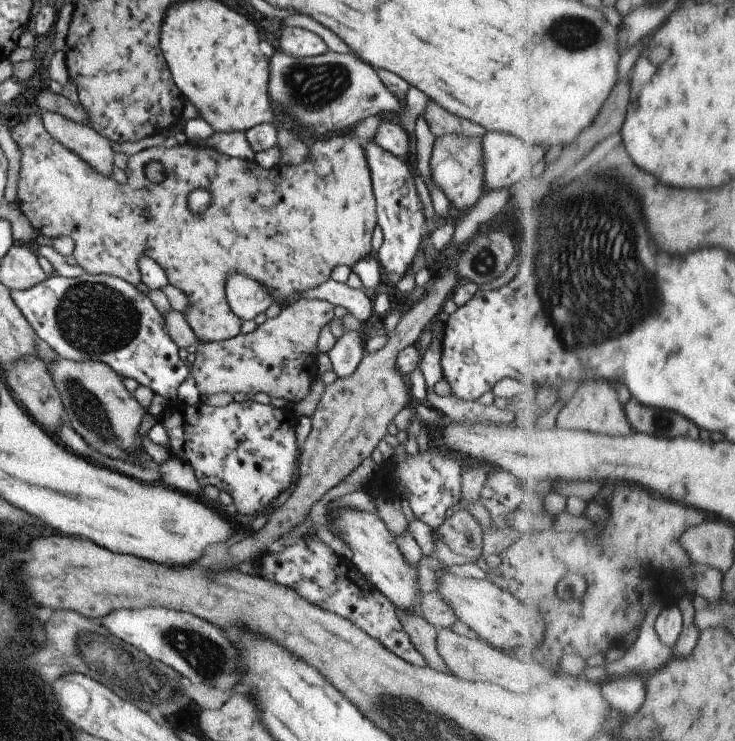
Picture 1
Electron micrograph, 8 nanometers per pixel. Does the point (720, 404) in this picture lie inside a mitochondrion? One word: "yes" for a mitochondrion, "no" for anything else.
no

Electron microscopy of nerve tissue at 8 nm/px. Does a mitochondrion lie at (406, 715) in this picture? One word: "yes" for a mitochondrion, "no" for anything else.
yes

